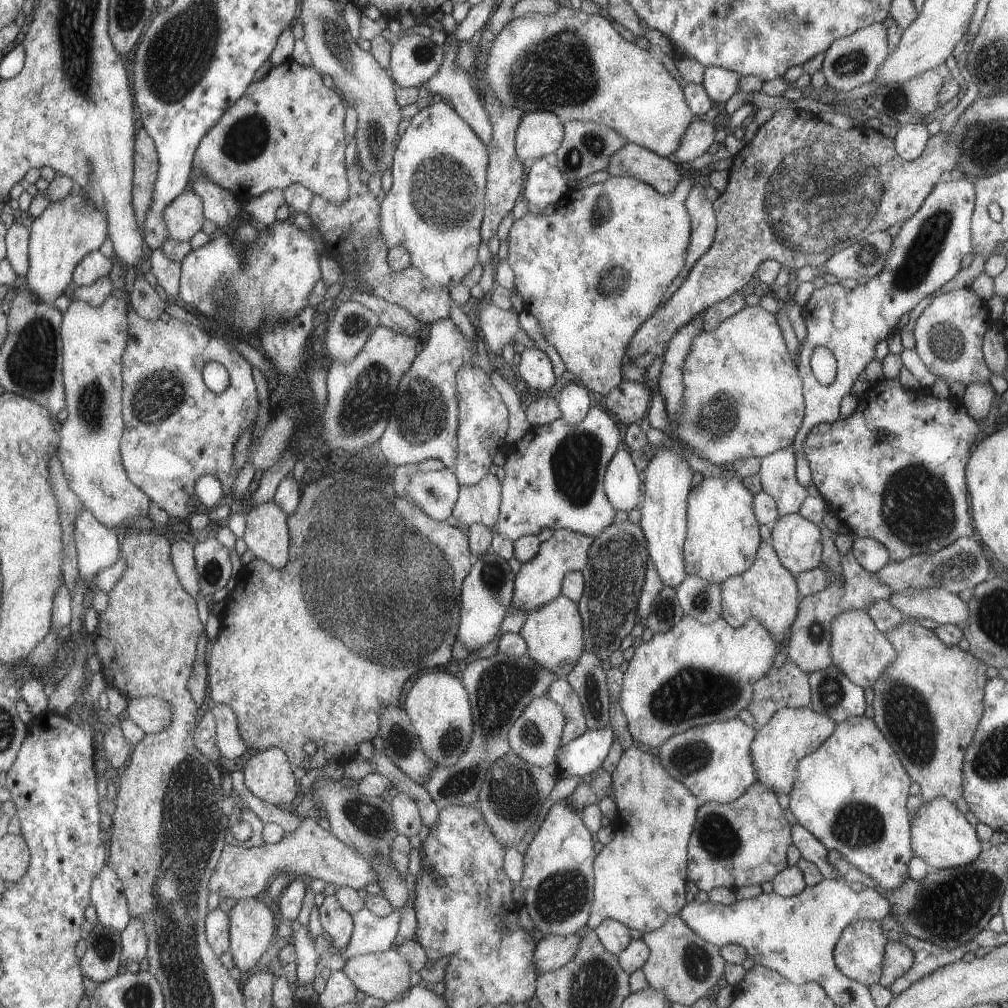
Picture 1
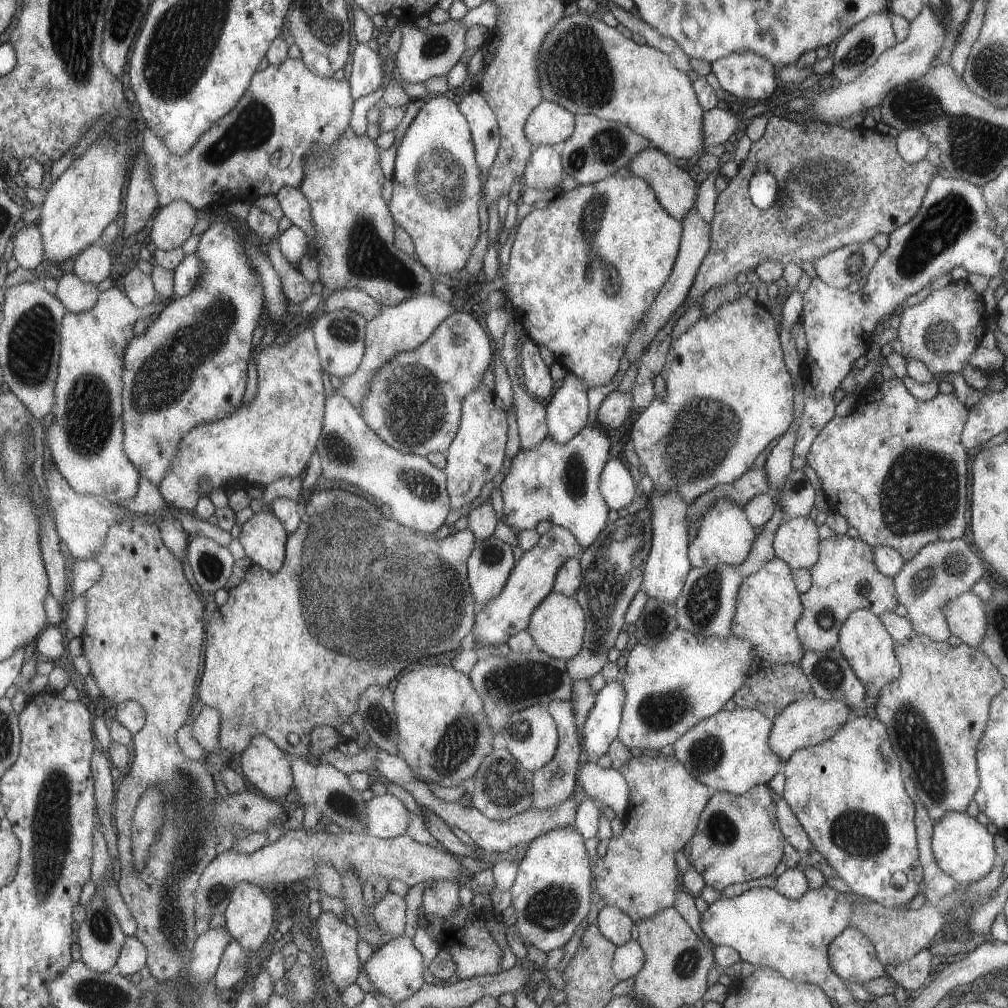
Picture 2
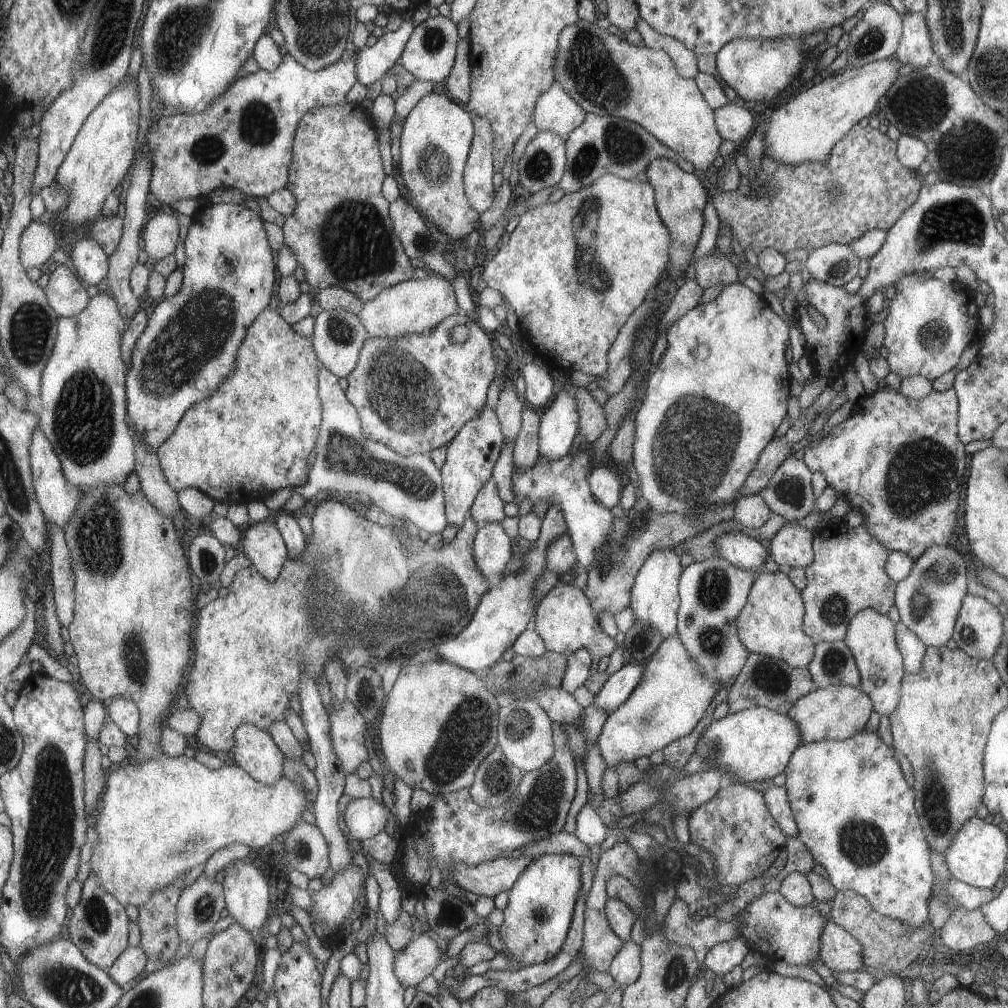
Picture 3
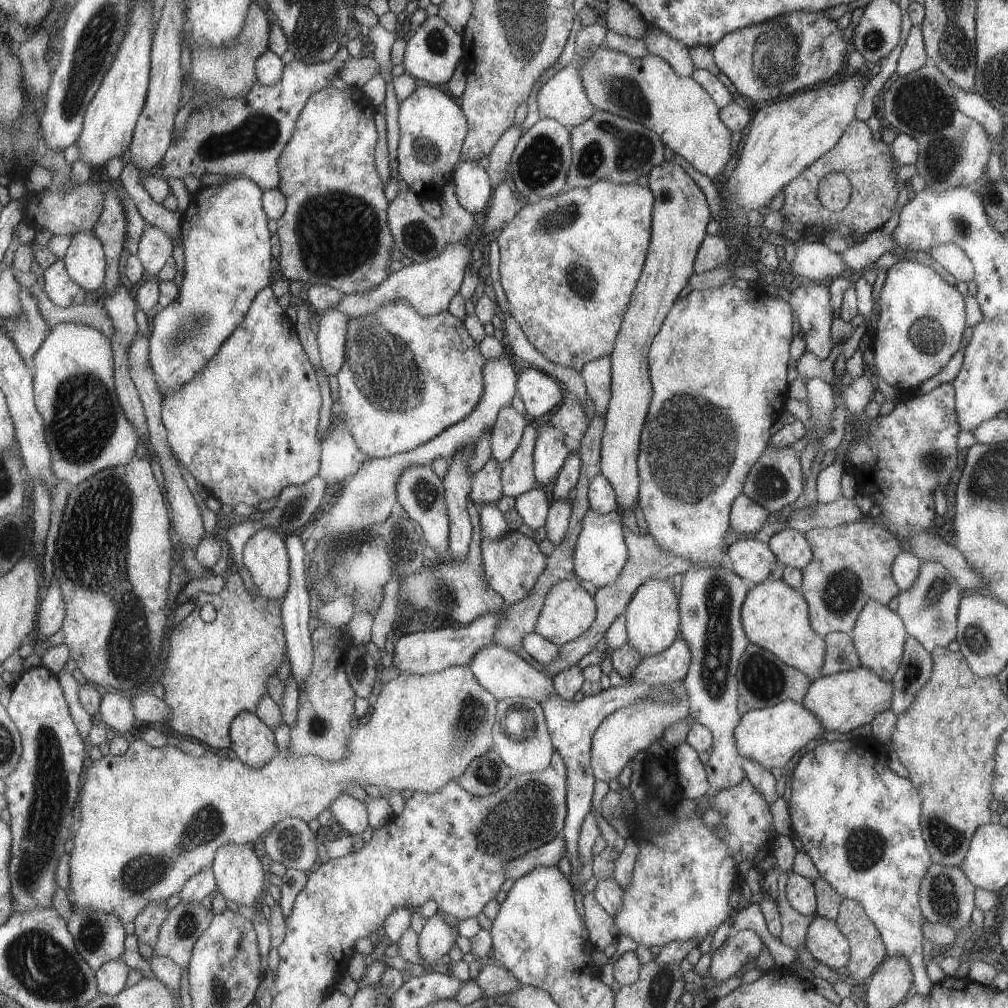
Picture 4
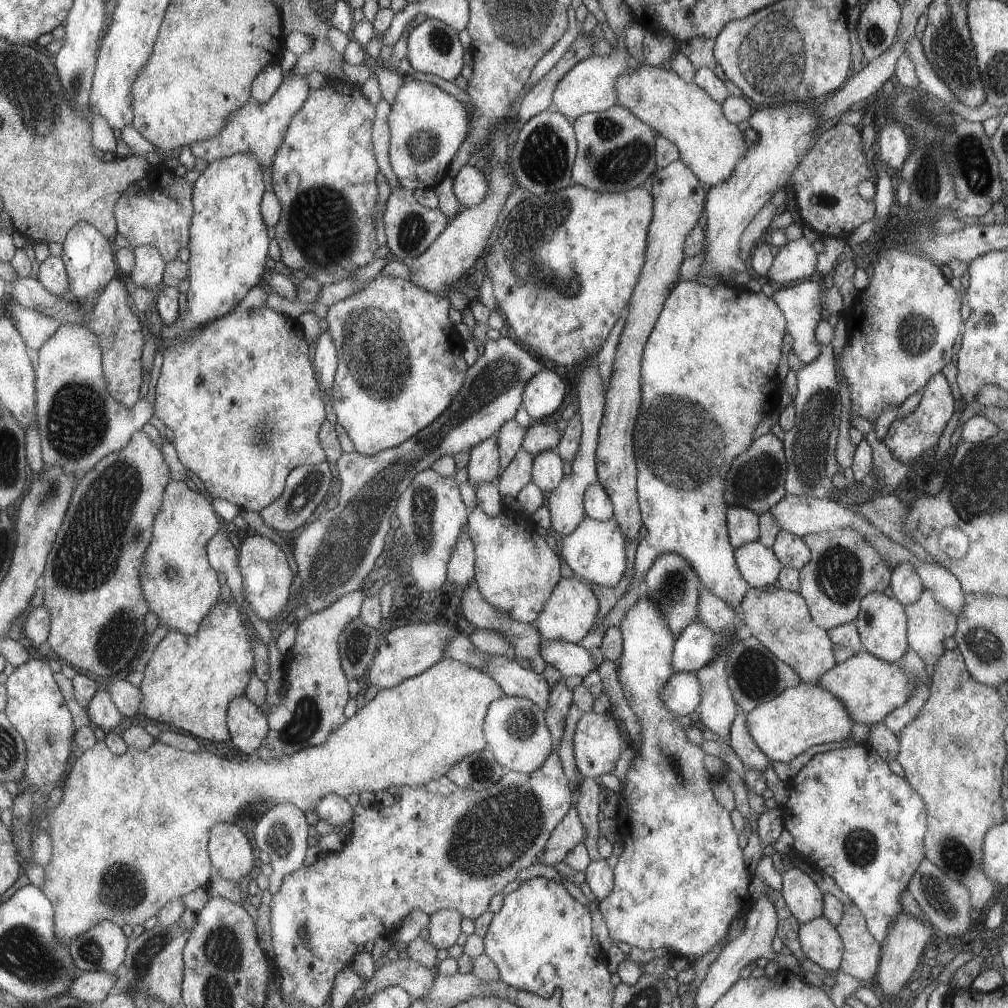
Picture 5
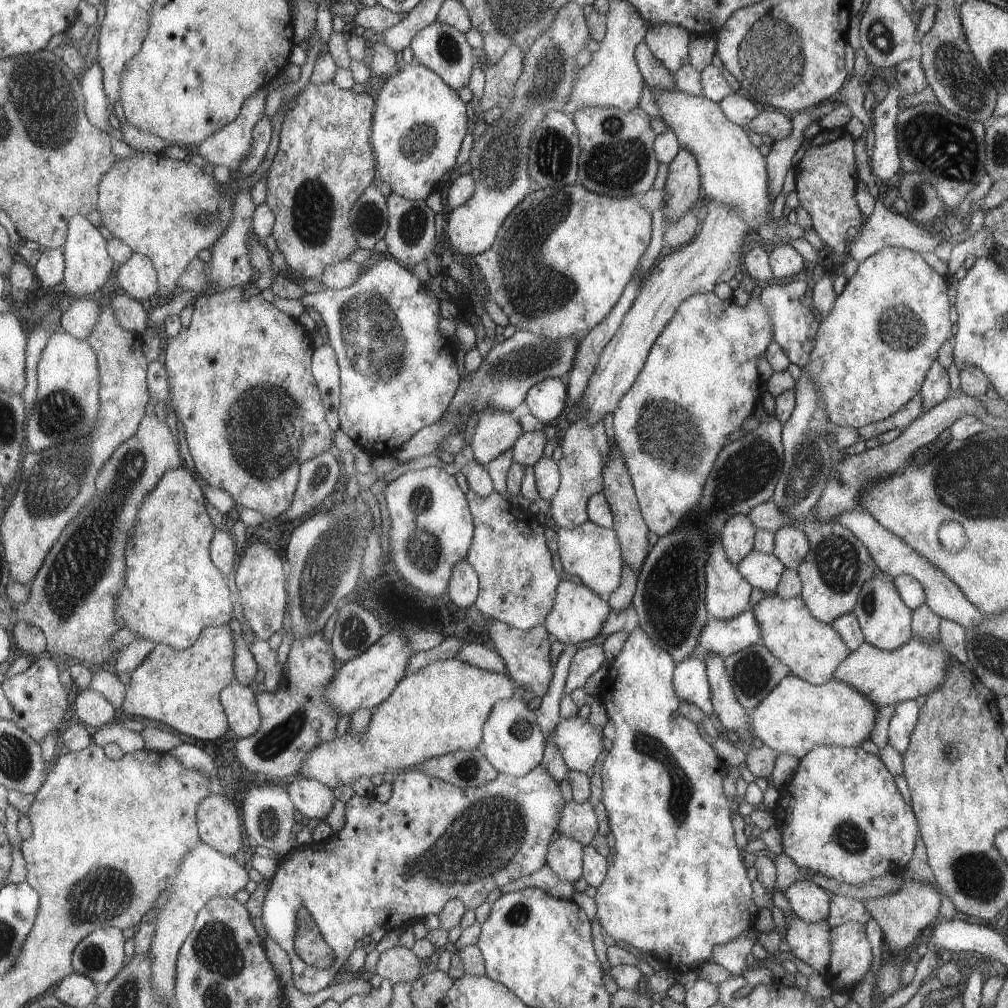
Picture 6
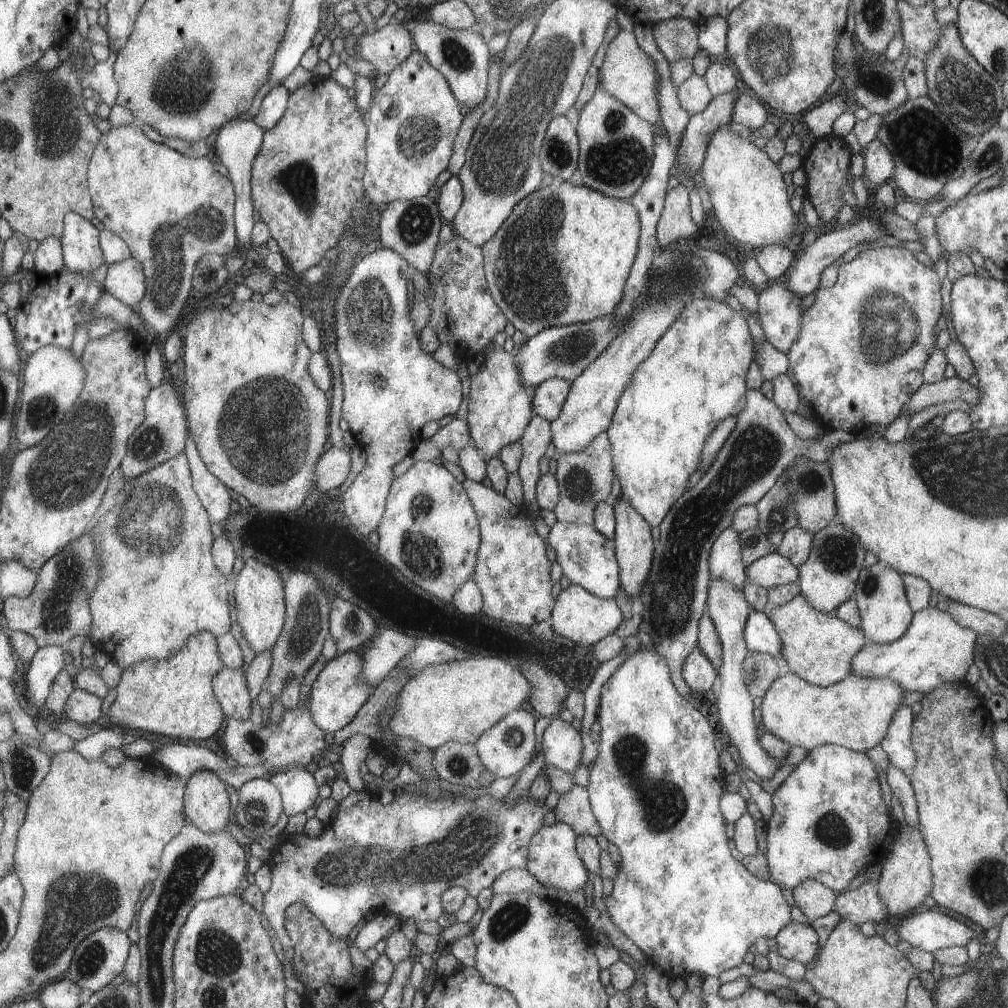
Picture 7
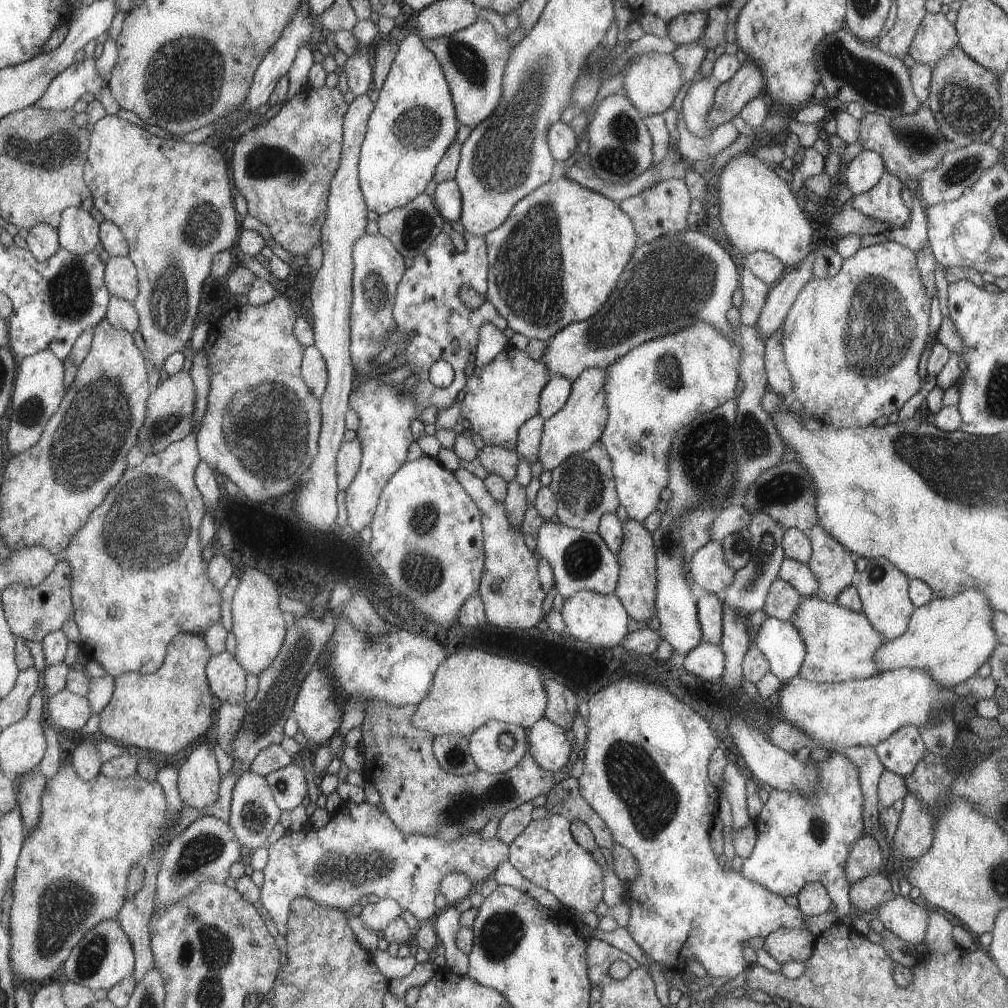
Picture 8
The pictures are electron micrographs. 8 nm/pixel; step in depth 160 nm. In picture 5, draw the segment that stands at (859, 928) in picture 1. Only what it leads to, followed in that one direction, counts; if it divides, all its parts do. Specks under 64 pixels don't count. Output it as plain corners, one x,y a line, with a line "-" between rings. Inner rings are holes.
824,917
799,926
798,942
804,957
821,969
836,974
844,954
844,944
835,926

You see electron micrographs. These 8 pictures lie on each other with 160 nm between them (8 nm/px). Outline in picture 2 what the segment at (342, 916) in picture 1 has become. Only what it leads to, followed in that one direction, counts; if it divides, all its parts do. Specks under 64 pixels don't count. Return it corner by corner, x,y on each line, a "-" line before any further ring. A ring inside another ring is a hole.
325,911
318,918
316,934
327,960
331,982
342,994
344,988
357,982
359,974
363,972
357,952
357,942
360,941
361,934
357,926
353,927
335,914

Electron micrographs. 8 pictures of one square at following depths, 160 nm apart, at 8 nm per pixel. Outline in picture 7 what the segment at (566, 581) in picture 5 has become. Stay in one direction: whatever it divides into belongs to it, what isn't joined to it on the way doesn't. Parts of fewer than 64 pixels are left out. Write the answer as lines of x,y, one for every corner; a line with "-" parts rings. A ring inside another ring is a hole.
570,583
560,590
556,606
550,614
550,621
555,636
565,637
578,644
591,645
604,636
611,635
619,626
622,614
613,597
599,598
582,586

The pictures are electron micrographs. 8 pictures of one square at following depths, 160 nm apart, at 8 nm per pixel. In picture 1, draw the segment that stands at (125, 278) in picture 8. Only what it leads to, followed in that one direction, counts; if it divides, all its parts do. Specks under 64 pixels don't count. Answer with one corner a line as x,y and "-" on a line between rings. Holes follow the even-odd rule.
185,190
164,212
169,239
189,241
205,224
204,200
197,191

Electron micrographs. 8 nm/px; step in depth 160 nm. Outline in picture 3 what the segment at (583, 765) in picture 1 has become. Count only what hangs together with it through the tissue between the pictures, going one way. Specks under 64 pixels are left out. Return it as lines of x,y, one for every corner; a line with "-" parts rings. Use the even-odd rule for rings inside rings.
627,661
621,669
607,677
599,692
593,697
597,709
607,714
607,717
627,700
633,687
642,675
642,666
631,665

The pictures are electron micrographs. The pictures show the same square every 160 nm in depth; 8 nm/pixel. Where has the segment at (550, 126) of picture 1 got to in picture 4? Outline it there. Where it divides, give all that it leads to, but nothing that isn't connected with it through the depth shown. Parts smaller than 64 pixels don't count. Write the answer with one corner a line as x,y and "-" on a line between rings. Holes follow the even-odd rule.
573,62
559,70
545,84
540,86
536,94
536,105
540,118
556,119
563,126
570,127
585,122
596,111
596,108
589,102
585,94
579,71

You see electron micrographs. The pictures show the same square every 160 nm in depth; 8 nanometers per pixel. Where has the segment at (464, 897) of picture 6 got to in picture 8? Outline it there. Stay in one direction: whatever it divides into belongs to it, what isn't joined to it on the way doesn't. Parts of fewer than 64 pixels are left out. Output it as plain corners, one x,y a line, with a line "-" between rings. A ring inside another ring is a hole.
344,800
341,808
330,815
329,822
319,830
309,824
303,830
285,832
278,841
269,846
270,861
263,871
265,883
261,888
261,901
283,936
288,933
290,906
297,897
307,897
349,914
351,906
358,904
363,896
374,894
379,899
397,901
402,910
410,912
419,923
433,921
438,913
433,905
435,889
439,888
446,875
459,873
478,885
509,858
507,843
495,836
482,840
477,831
467,831
451,842
442,841
433,835
405,835
394,825
389,813
380,804
370,804
367,801
355,804

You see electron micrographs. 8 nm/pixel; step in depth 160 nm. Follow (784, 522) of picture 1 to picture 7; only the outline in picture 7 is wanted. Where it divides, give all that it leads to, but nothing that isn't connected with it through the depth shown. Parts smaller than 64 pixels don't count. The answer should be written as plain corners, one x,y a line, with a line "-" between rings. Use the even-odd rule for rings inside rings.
791,527
782,536
782,541
776,546
775,552
789,559
794,567
803,565
808,560
812,548
812,535
801,527

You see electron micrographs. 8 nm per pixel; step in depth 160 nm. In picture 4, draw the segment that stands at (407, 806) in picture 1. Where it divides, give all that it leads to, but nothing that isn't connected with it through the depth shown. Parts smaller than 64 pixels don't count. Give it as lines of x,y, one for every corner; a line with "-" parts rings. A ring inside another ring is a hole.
341,795
337,800
334,800
330,812
336,827
344,827
351,835
361,836
370,826
370,814
365,801
360,802
357,798
349,795

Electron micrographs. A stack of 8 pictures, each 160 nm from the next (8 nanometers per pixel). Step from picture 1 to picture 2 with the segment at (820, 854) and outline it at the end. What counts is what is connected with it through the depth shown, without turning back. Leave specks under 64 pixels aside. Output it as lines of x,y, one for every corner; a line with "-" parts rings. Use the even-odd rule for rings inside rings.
783,798
776,804
776,817
778,818
780,830
784,833
787,842
799,853
810,853
813,845
807,834
799,824
793,811
787,806

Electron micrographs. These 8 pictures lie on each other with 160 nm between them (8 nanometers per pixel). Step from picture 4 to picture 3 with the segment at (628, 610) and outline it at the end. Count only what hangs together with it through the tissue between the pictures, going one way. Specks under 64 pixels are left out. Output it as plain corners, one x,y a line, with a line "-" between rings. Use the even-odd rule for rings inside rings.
655,549
643,561
630,590
629,606
636,619
648,622
660,632
663,639
676,634
676,612
677,606
680,606
680,596
677,596
677,578
680,578
681,573
679,556
673,552
673,549

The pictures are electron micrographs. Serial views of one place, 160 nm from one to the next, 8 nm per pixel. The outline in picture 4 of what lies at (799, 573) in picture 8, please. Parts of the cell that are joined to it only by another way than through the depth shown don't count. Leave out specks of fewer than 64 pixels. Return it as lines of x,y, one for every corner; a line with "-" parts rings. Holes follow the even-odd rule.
754,539
736,540
726,548
731,570
750,586
768,578
774,568
775,555
768,543

